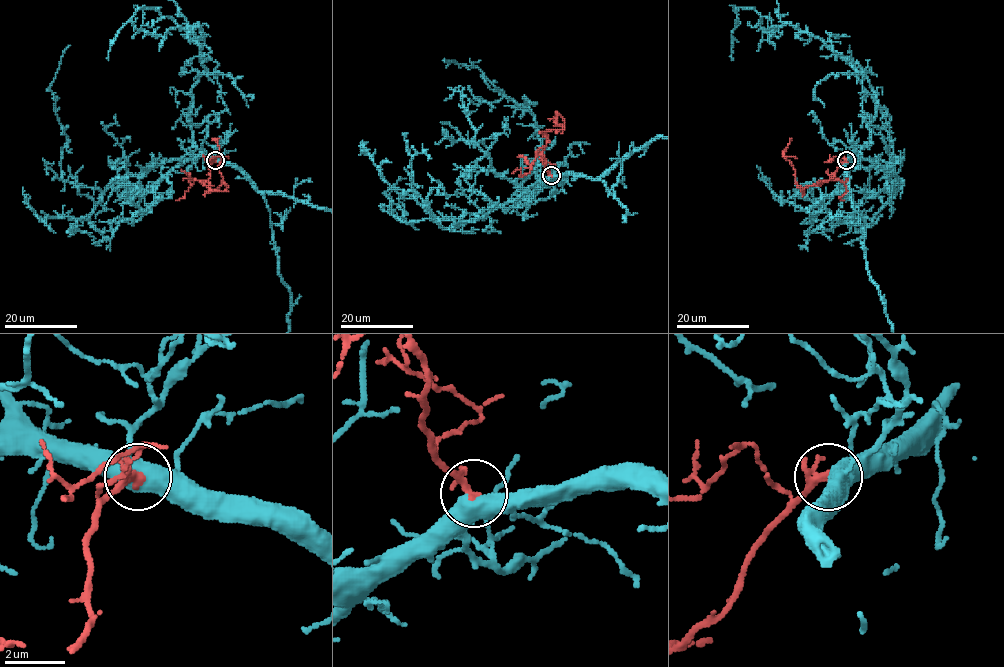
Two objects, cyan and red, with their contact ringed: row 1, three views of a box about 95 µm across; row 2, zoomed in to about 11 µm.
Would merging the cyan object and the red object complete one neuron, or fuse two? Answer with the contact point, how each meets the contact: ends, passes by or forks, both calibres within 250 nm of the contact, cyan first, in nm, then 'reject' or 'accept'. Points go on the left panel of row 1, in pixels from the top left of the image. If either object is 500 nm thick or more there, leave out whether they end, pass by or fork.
at (215, 160); 550 nm thick on the cyan side, 220 nm on the other; accept

